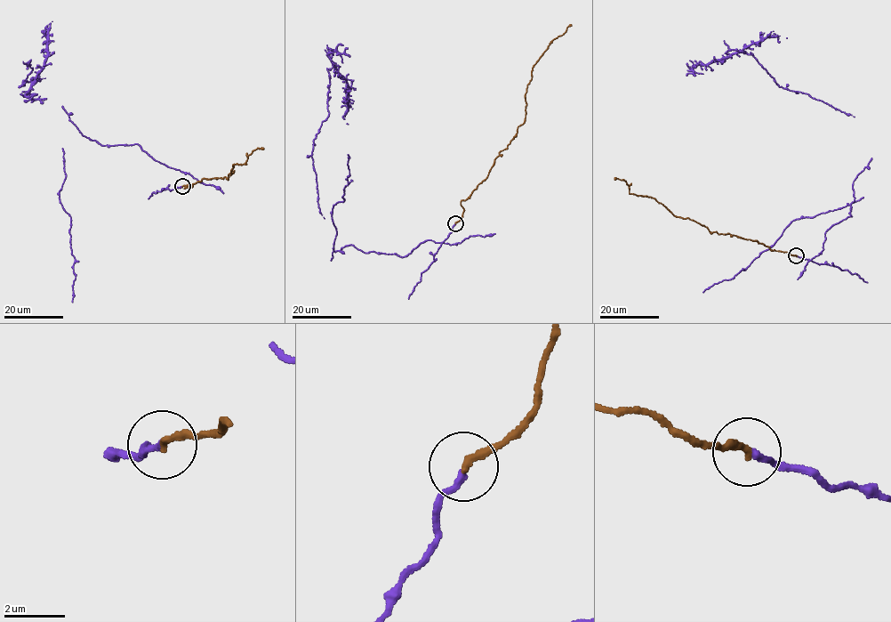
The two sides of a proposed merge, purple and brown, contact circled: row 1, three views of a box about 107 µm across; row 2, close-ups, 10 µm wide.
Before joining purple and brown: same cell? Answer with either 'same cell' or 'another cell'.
same cell

